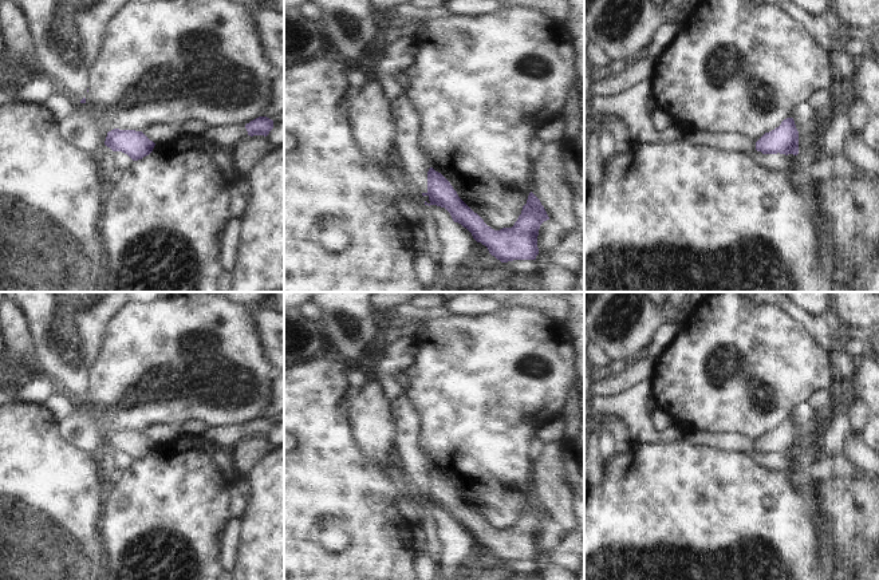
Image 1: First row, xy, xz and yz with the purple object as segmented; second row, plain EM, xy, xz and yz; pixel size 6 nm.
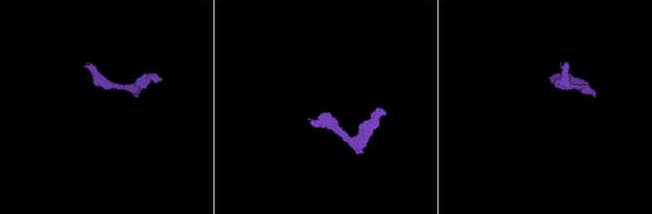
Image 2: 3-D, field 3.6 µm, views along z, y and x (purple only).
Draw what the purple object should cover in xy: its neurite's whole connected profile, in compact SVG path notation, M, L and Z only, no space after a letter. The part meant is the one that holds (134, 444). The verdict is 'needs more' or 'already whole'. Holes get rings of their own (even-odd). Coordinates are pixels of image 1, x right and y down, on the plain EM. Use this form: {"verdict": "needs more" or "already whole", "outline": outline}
{"verdict": "already whole", "outline": "M119 429L107 433L105 445L113 451L127 454L133 461L149 455L155 446L142 431Z"}

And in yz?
{"verdict": "already whole", "outline": "M787 418L774 430L765 433L757 442L756 450L762 454L799 454L799 431L793 418Z"}

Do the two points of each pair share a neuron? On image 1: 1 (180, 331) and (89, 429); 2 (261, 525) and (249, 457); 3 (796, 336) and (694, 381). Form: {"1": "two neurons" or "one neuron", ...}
{"1": "one neuron", "2": "two neurons", "3": "one neuron"}

